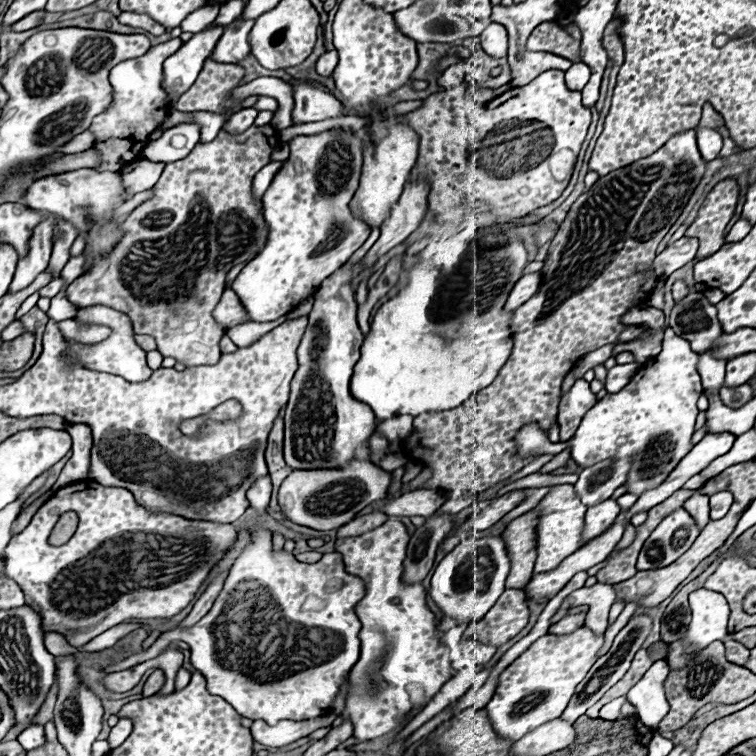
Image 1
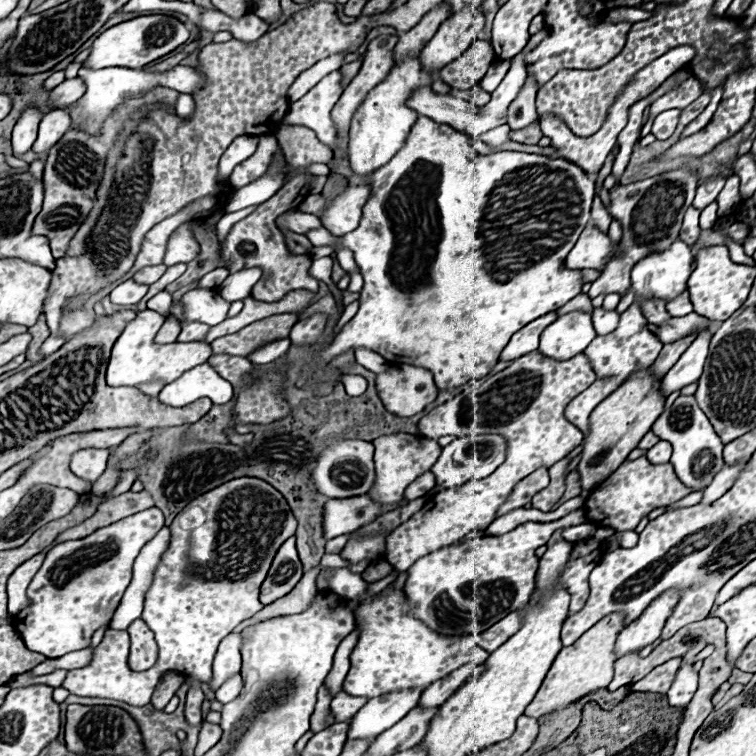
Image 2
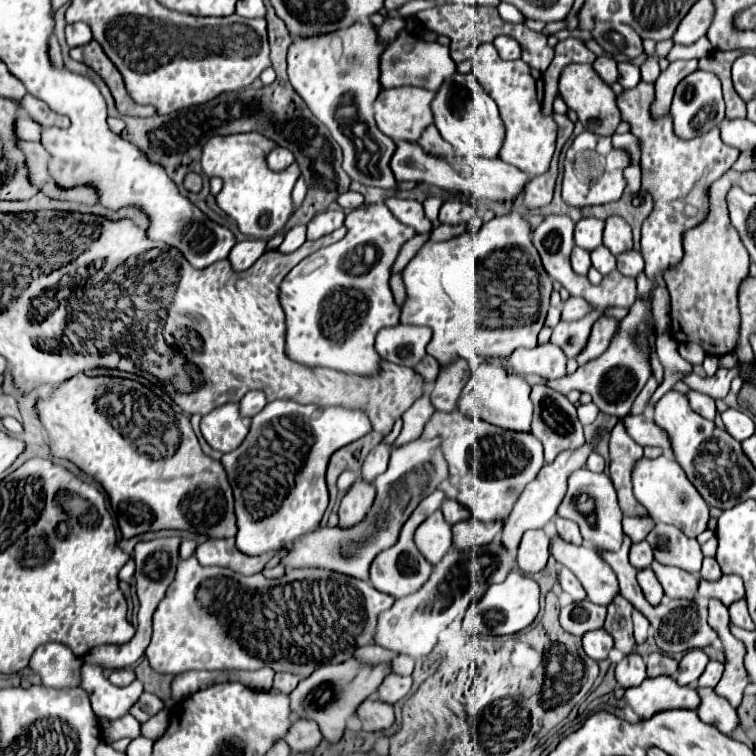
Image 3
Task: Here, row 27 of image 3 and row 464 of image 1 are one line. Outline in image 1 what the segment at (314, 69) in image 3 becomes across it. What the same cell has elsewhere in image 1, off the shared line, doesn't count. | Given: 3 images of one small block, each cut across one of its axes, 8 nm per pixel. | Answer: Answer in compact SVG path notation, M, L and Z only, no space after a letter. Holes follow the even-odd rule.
M354 460L342 470L320 470L320 472L292 472L278 490L278 504L286 520L312 528L312 530L334 530L348 524L362 508L370 502L380 500L388 494L392 474L374 466L372 462Z

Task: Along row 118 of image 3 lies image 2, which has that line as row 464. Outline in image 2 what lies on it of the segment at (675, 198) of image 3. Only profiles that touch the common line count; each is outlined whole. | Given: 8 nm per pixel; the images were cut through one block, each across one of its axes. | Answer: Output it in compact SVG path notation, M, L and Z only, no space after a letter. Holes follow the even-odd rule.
M646 456L624 462L614 474L608 476L586 500L586 516L596 526L612 526L616 530L634 530L642 516L650 514L658 506L670 506L684 496L692 494L694 488L684 486L674 474L672 464L652 464Z

